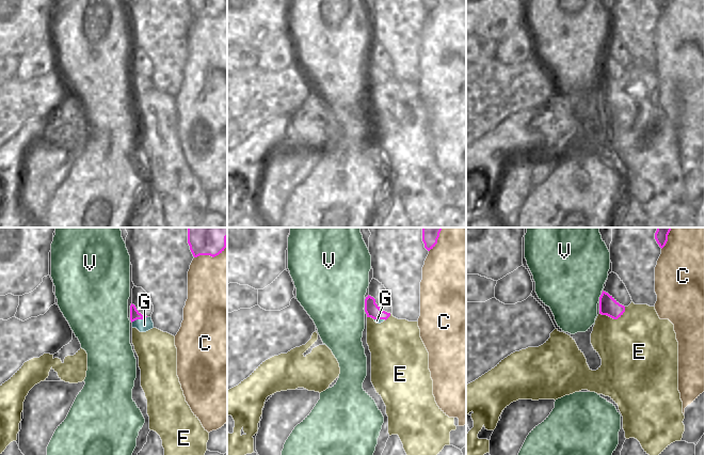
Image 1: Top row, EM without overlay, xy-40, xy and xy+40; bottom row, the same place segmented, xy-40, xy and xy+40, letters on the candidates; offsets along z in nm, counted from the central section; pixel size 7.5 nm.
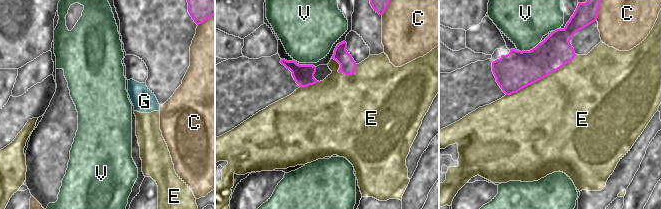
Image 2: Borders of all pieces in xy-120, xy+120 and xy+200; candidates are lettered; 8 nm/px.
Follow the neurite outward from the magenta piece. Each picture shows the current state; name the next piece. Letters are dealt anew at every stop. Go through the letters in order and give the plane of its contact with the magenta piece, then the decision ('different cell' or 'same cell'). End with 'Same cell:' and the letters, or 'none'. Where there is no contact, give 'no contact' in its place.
C: contact in xy-40; different cell
E: contact in xy+40; different cell
G: contact in xy-40; different cell
V: contact in xy; different cell
Same cell: none

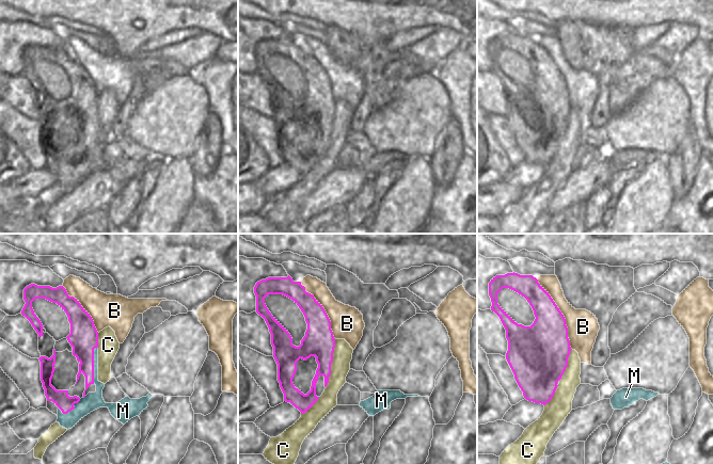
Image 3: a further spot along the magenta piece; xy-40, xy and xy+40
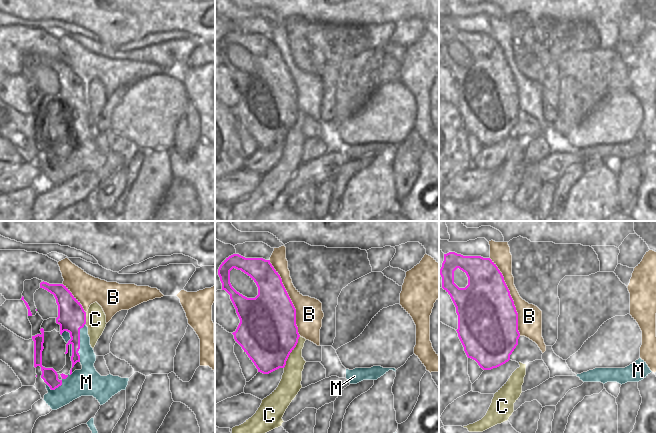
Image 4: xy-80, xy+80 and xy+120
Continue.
B: contact in xy+40; different cell
C: contact in xy; different cell
M: contact in xy-40; same cell
Same cell: M

